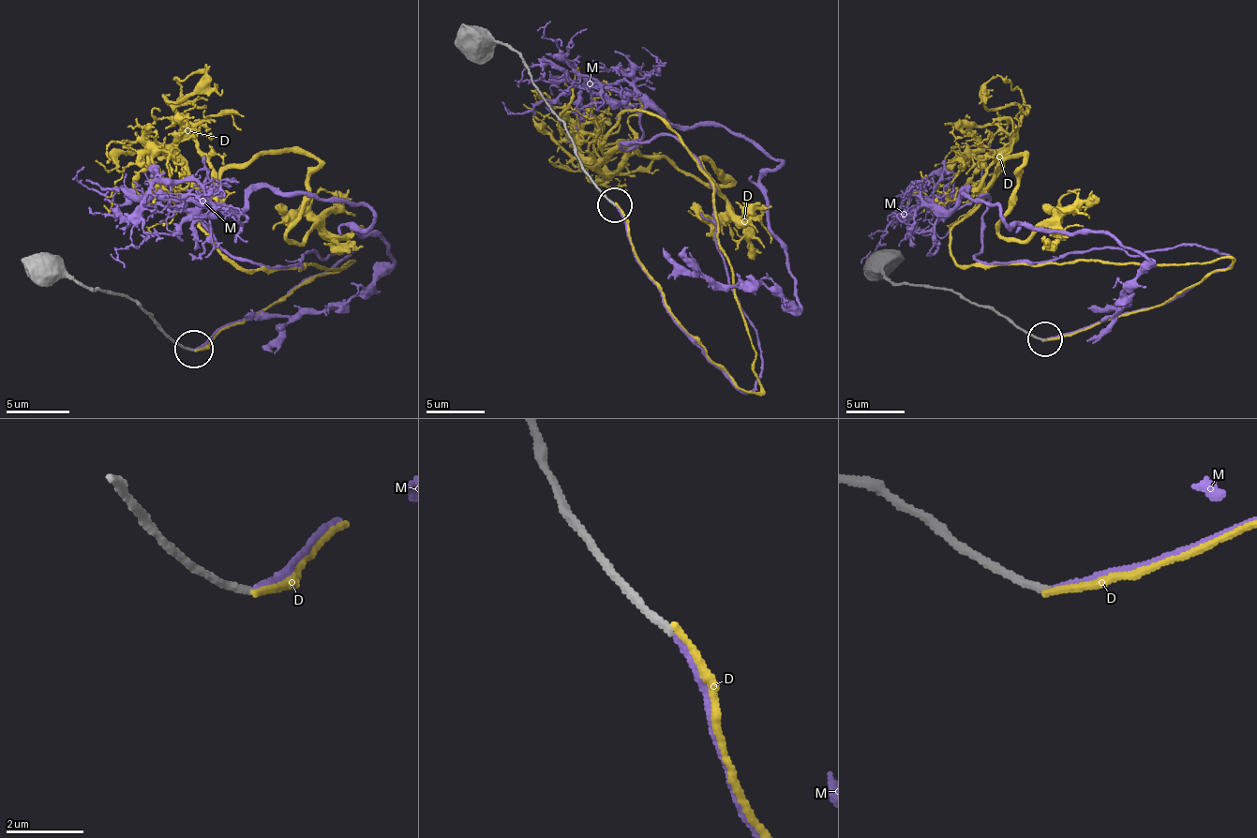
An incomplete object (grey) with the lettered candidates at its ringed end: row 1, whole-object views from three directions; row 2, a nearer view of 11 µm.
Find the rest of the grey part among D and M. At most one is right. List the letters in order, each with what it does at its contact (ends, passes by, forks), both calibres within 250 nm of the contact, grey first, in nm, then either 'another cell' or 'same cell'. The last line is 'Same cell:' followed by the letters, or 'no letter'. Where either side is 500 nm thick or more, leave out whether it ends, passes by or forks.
D: it ends | 200/140 nm | another cell
M: it ends | 190/180 nm | same cell
Same cell: M

